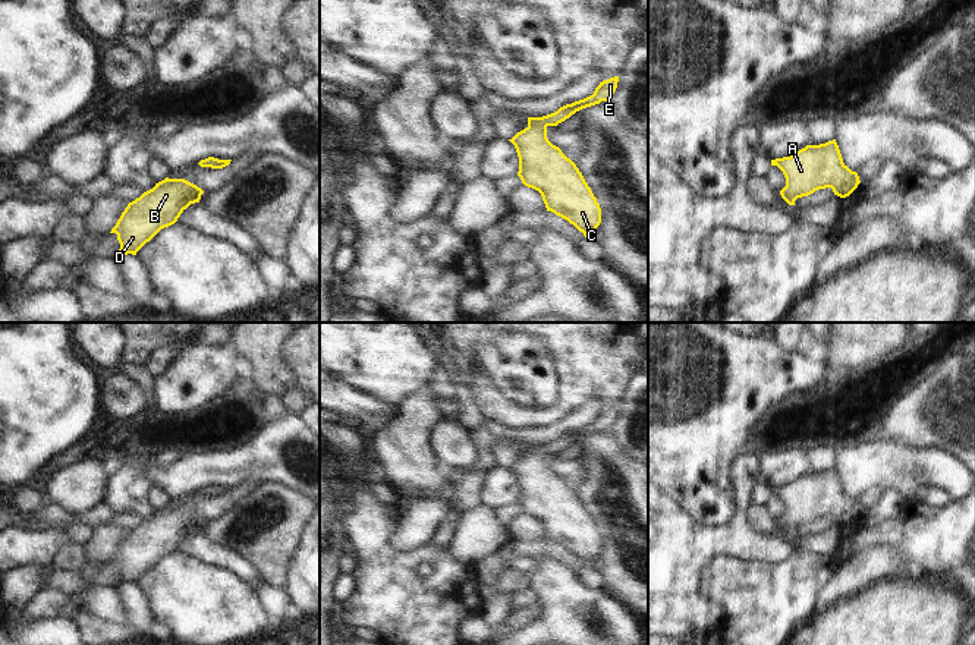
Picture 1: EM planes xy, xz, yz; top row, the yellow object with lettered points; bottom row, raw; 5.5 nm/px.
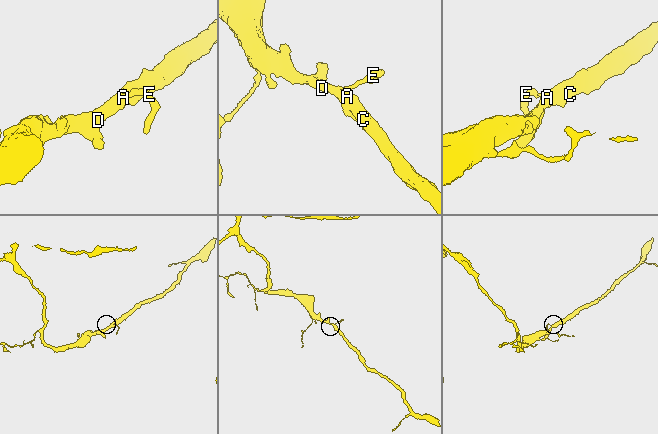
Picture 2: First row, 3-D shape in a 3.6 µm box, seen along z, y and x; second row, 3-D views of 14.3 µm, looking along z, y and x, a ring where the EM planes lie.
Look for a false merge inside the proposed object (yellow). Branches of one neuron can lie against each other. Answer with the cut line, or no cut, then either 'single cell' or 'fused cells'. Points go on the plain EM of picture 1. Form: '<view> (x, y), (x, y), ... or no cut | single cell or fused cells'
no cut | single cell

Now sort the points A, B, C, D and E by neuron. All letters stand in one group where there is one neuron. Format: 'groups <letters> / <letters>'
groups A B C D E

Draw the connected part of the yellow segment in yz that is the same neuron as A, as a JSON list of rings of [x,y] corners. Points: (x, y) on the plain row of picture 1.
[[[836,468],[806,473],[790,485],[771,488],[771,494],[777,494],[786,506],[786,515],[780,523],[789,534],[795,534],[798,526],[825,516],[846,526],[861,512],[858,501],[843,491]]]

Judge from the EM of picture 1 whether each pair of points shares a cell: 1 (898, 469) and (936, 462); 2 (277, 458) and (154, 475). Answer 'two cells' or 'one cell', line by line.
1: one cell
2: one cell

